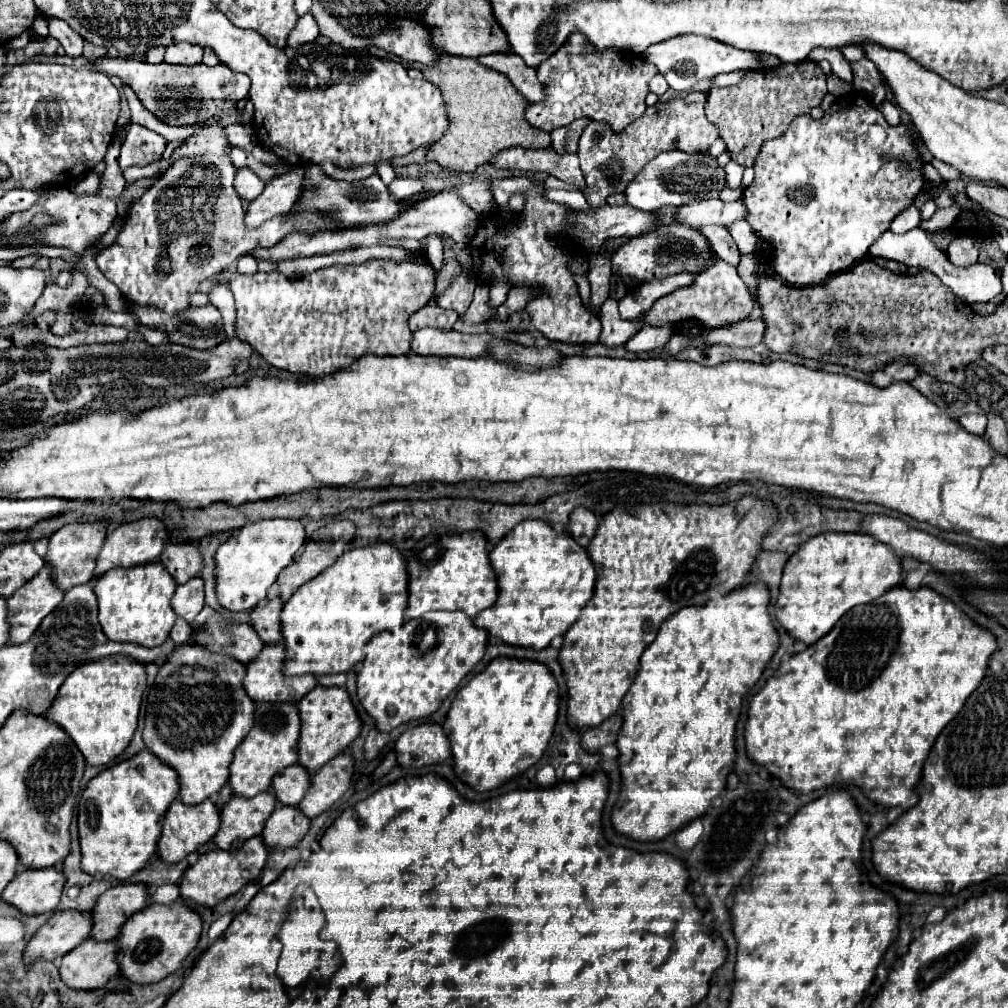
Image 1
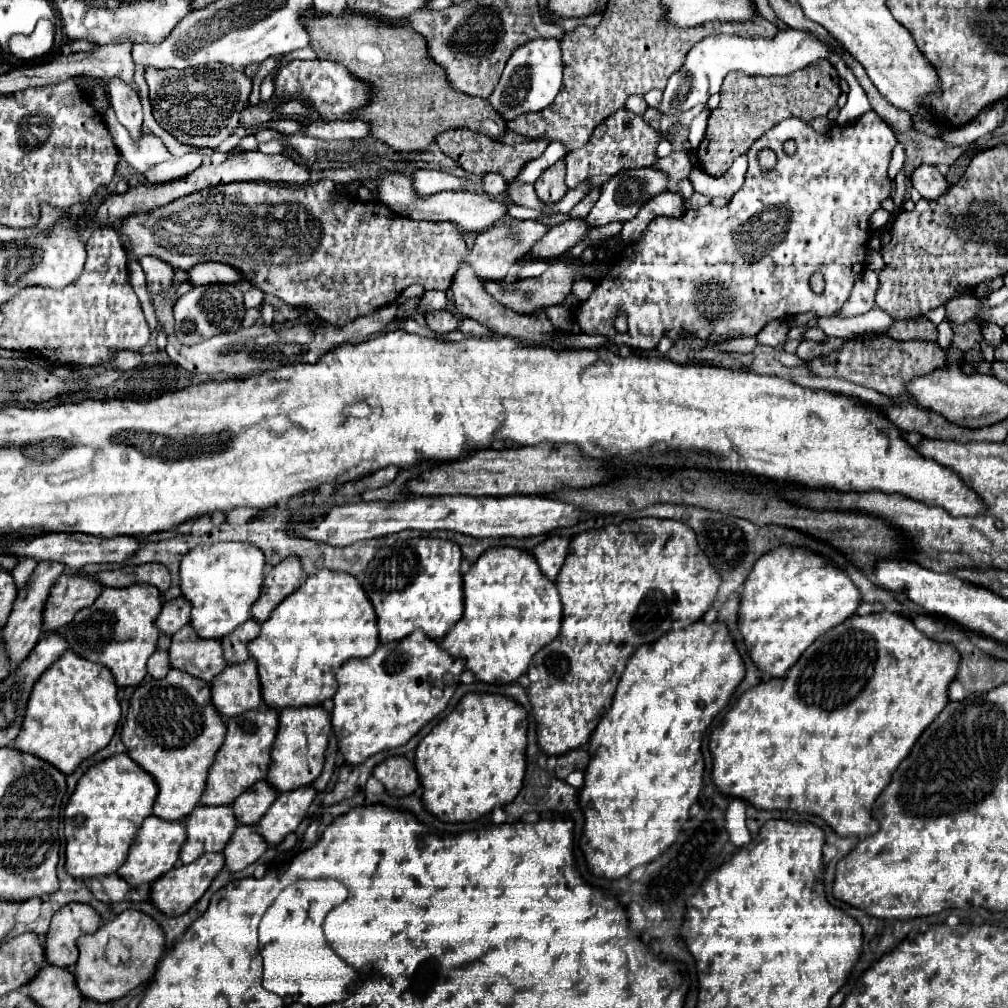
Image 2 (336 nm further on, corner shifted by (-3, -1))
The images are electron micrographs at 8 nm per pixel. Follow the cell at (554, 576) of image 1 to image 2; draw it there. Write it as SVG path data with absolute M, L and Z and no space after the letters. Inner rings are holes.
M498 546L486 550L476 564L464 574L464 614L460 622L442 638L442 648L454 658L464 658L466 668L482 682L514 682L530 666L534 654L550 644L562 626L562 600L554 580L546 580L538 572L538 562L530 552L514 546Z

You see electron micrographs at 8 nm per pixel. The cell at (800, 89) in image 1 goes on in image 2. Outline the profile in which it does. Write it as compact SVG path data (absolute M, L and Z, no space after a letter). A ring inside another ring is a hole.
M818 60L808 64L800 72L790 76L746 76L740 72L730 72L720 88L720 106L710 112L706 140L696 150L698 164L712 176L724 176L732 162L746 154L756 138L778 124L784 118L796 116L802 120L812 120L826 116L830 108L836 106L840 96L840 78L828 60Z

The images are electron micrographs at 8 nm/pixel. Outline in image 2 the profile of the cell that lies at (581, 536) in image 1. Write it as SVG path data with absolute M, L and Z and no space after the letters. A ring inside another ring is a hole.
M554 534L554 536L546 538L542 544L538 544L538 546L532 550L534 558L536 558L538 564L540 564L540 570L542 570L550 580L554 580L554 578L558 576L564 560L566 560L568 548L570 548L570 538Z

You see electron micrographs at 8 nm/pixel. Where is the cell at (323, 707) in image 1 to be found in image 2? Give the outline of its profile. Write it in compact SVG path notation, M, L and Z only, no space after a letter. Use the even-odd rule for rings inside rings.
M284 708L280 712L280 726L272 746L272 764L266 780L270 780L278 792L312 784L322 772L330 730L330 712L324 708Z

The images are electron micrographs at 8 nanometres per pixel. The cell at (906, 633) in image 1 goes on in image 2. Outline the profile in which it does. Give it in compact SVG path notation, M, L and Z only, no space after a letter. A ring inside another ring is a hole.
M878 612L878 614L866 614L866 616L852 616L844 624L820 636L784 676L760 682L758 686L750 688L748 692L740 696L738 704L726 714L724 722L718 728L714 728L710 736L710 752L714 758L714 772L712 772L714 784L718 786L720 792L728 796L746 798L746 802L750 802L758 810L788 810L790 808L796 812L818 814L840 836L864 836L864 832L874 834L878 830L878 822L870 816L870 808L874 806L874 800L880 796L882 788L886 788L886 784L890 782L890 776L896 772L898 764L910 754L910 748L914 748L914 744L918 742L918 736L922 736L922 732L932 724L932 720L948 704L948 688L958 674L960 658L962 656L954 648L954 644L936 642L924 636L914 626L914 622L910 618L904 618L902 614Z

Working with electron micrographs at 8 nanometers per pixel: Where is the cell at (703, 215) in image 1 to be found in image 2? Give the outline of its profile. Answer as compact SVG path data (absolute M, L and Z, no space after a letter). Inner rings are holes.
M566 220L558 226L552 226L550 232L532 246L530 254L534 258L556 258L580 240L584 240L590 230L592 228L584 220Z

